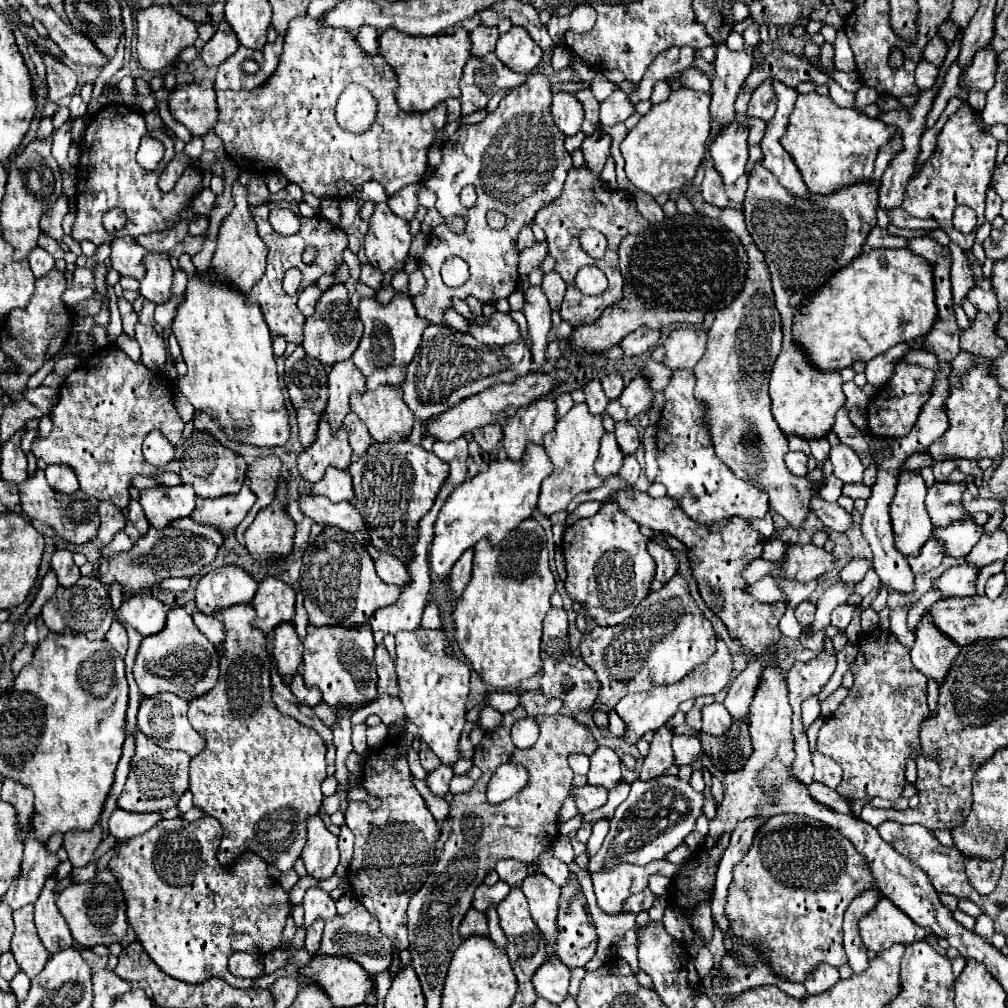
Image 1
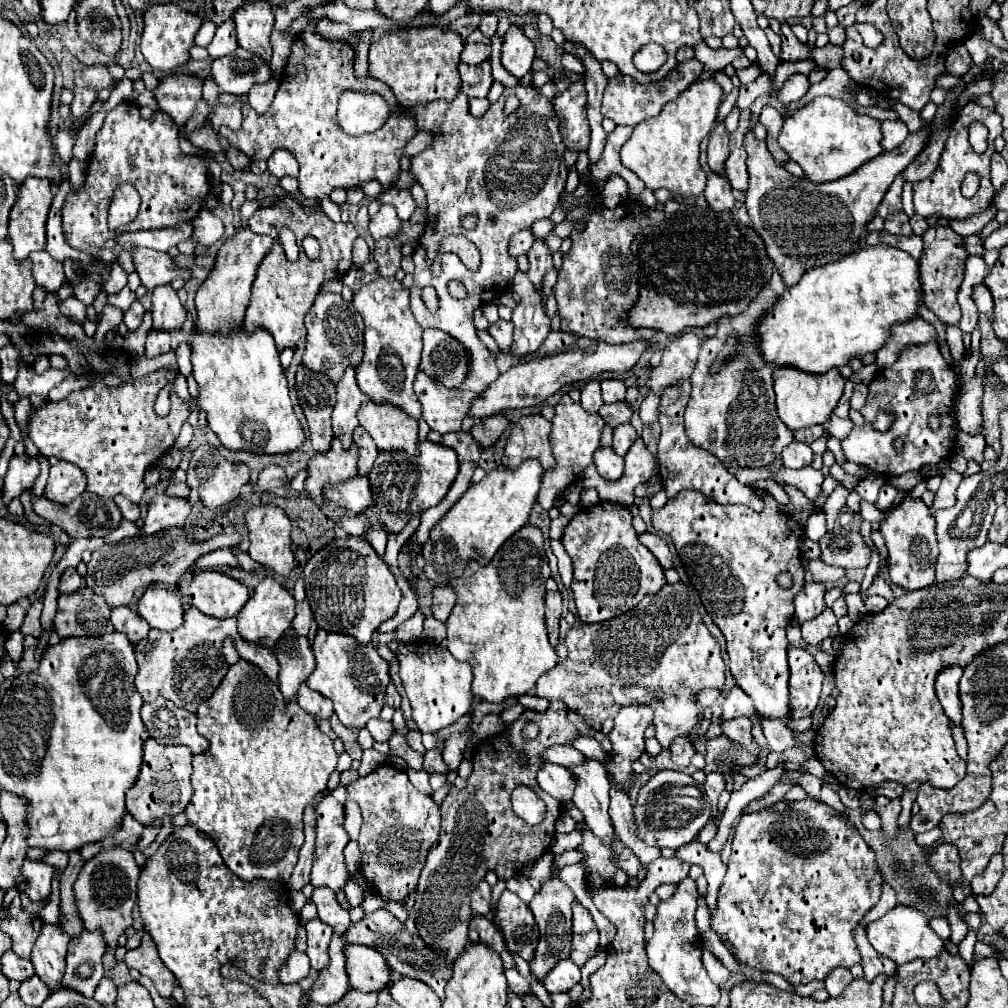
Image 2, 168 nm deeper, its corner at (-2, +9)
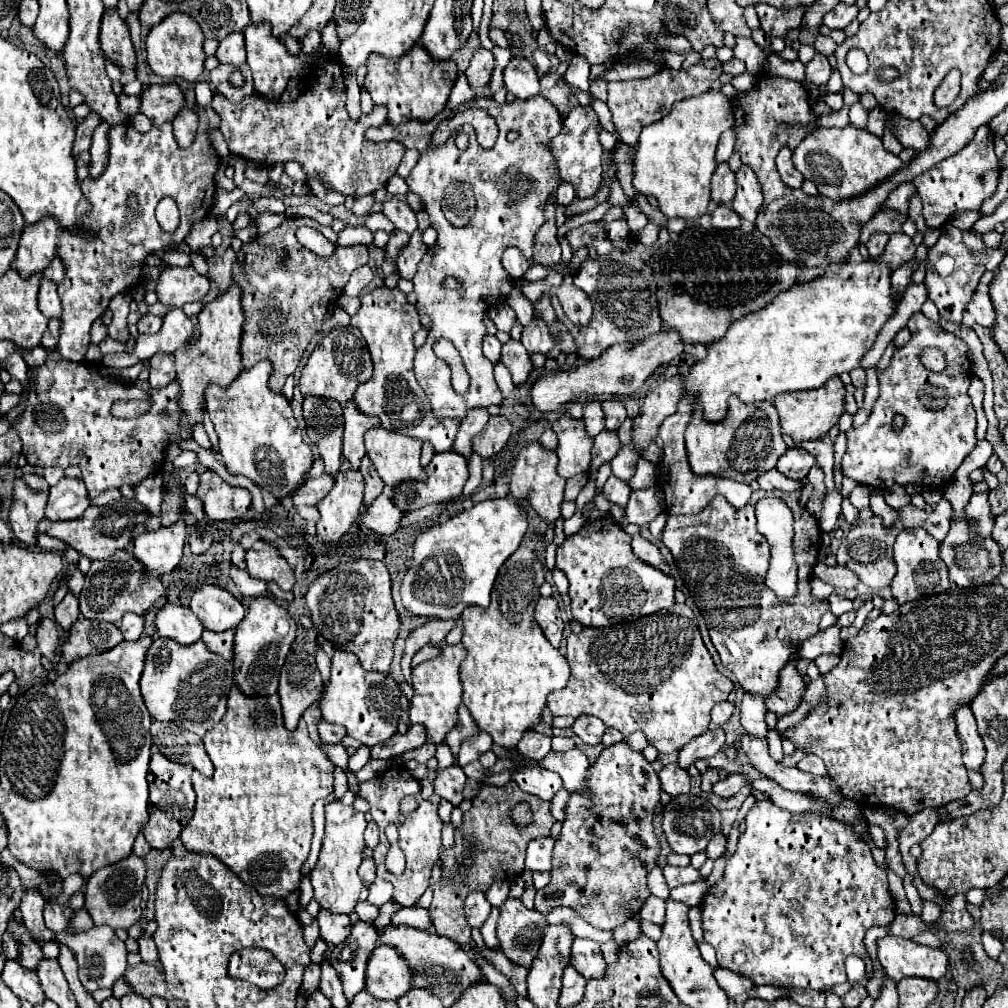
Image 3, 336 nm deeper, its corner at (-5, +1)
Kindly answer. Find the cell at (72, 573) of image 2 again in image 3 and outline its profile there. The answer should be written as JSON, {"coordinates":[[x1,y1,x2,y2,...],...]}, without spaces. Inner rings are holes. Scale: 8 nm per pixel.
{"coordinates":[[68,592,68,594,64,596,64,600,54,608,54,616,56,616,56,622,60,624,60,628,62,628,64,632,70,632,72,624,80,618,78,598]]}

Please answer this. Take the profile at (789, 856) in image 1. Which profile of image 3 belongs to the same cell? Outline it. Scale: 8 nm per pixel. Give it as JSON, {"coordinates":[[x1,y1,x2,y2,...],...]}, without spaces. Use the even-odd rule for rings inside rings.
{"coordinates":[[770,800,756,802,744,824,746,830,726,864,722,880,708,888,700,904,702,932,706,942,716,948,718,966,734,970,754,984,826,992,848,980,844,960,856,954,866,962,866,978,872,978,872,960,862,940,868,928,888,926,896,916,896,906,888,890,888,876,876,866,870,846,854,838,834,818,818,812,794,814],[736,952,746,954,746,962,740,966,734,964]]}

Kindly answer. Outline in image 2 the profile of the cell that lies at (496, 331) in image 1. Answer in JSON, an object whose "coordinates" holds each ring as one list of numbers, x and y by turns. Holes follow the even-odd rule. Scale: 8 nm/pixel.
{"coordinates":[[497,320,493,324,493,328,489,330,489,334,495,338,495,342,499,344,499,348,503,352,507,352,511,348,511,342,513,342,513,322,507,322,507,320]]}

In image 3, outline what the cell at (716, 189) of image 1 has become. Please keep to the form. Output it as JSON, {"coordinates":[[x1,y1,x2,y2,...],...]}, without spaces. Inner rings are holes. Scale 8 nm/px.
{"coordinates":[[716,206,712,212,712,226,716,230,736,230,740,228,740,218,734,214,734,210,726,206]]}

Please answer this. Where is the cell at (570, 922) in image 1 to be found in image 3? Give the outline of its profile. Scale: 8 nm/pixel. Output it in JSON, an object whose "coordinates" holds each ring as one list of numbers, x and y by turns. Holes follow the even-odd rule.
{"coordinates":[[574,938,572,952,570,952,570,964,586,978,604,978,606,962,600,952,600,944,586,938]]}

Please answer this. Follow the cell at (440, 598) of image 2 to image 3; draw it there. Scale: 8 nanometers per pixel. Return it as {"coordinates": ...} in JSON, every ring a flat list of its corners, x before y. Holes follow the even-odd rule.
{"coordinates":[[430,618,424,626,416,628,416,630,408,636,406,648,404,648,404,656,402,656,402,670,404,670,404,676,406,676,406,678,408,678,408,676,411,677,412,669,410,662,412,662,414,654,416,654,420,648,428,646,428,644,436,646,438,642,442,642,442,640,446,638,446,634,452,630,452,626,454,626,454,620,440,620,440,618,434,620,434,618]]}

